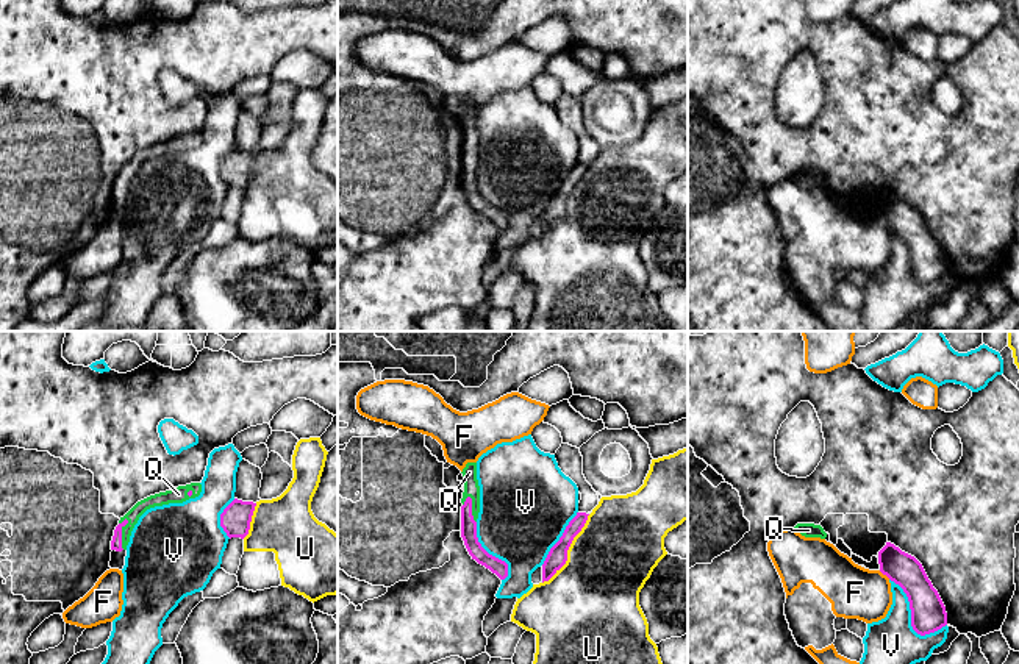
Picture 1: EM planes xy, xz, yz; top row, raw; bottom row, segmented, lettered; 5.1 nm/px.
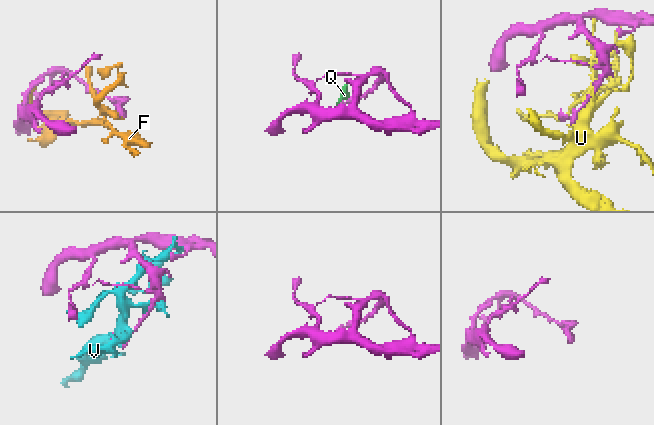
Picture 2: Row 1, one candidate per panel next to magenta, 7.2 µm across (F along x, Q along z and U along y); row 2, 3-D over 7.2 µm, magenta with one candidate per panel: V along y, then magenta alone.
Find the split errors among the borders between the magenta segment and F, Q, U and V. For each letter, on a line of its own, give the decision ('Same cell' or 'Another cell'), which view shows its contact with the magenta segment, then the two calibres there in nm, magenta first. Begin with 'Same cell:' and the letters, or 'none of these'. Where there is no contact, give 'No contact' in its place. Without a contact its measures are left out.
Same cell: Q
F: Another cell. Touches magenta in yz. Thickness 160 nm (magenta) against 280 nm
Q: Same cell. Touches magenta in xy. Thickness 60 nm (magenta) against 70 nm
U: Another cell. Touches magenta in xz. Thickness 100 nm (magenta) against 420 nm
V: Another cell. Touches magenta in yz. Thickness 180 nm (magenta) against 280 nm

